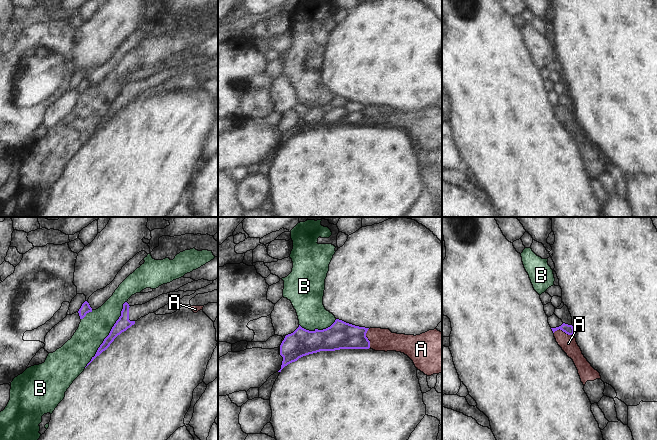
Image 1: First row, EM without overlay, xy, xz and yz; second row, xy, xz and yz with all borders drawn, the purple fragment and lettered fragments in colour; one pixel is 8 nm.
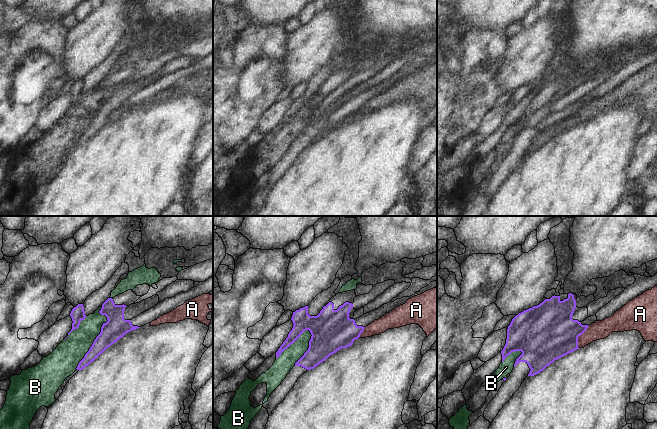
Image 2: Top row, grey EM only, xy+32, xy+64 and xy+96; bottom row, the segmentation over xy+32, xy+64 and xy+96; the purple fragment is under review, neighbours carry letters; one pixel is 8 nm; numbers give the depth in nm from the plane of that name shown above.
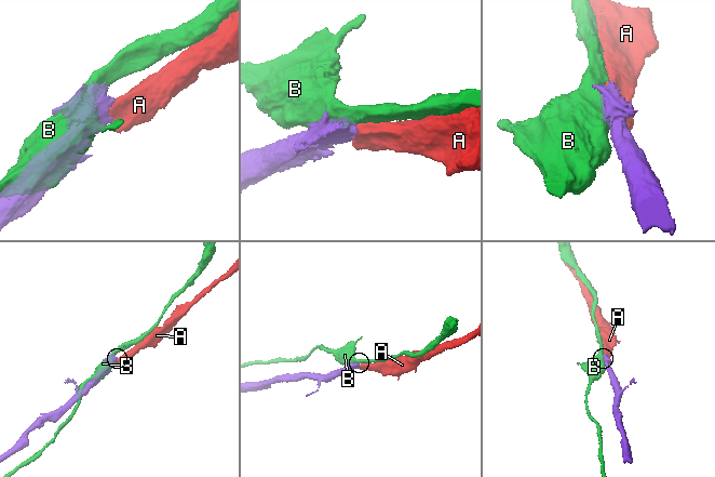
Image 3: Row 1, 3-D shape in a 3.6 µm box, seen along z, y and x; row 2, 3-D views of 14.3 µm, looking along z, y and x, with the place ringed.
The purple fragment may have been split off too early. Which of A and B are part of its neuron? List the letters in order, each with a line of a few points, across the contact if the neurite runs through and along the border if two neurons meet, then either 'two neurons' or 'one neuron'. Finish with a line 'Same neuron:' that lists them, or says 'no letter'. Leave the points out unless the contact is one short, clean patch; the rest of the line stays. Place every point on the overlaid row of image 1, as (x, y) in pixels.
A: line yz (568, 329), (563, 331), (568, 343); one neuron
B: two neurons
Same neuron: A

